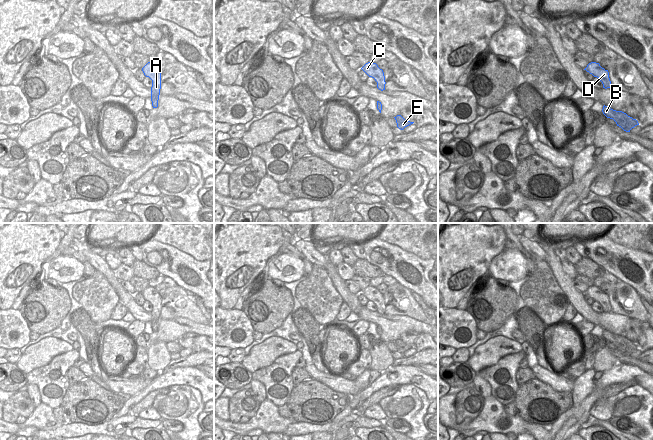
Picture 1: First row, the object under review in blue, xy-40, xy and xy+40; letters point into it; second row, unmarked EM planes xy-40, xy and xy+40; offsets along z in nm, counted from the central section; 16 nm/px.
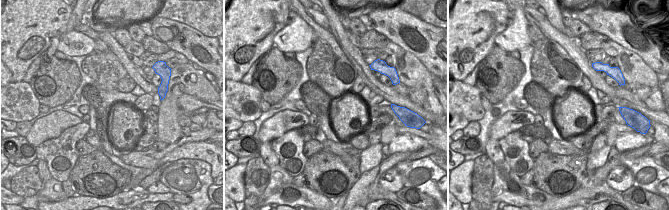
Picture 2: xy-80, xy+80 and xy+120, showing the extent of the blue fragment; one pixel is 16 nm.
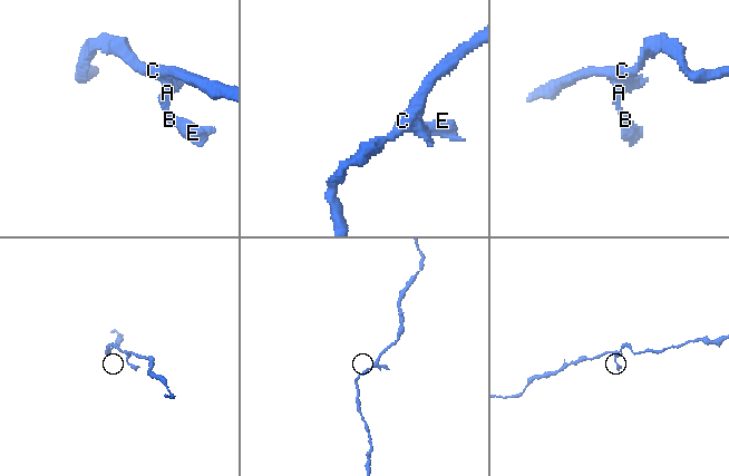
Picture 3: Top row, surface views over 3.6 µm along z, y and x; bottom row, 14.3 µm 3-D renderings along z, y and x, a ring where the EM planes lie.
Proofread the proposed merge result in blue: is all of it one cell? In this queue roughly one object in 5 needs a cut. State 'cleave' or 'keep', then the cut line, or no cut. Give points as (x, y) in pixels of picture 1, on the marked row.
keep; no cut

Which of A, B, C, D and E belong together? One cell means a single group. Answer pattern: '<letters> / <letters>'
A B C D E

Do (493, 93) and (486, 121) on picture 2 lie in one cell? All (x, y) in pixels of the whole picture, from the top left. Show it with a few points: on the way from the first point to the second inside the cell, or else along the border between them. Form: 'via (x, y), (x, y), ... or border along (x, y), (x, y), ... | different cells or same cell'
border along (511, 90), (499, 101), (492, 104) | different cells

